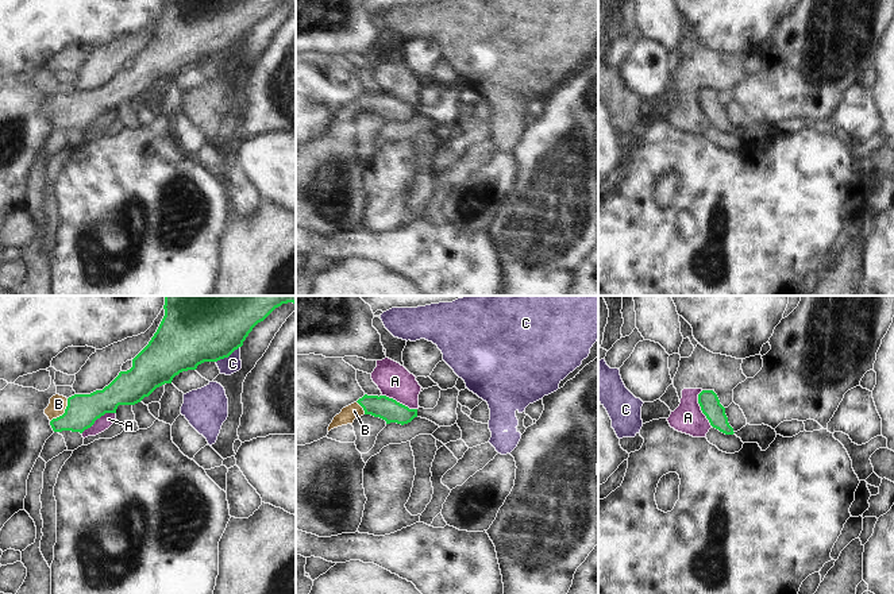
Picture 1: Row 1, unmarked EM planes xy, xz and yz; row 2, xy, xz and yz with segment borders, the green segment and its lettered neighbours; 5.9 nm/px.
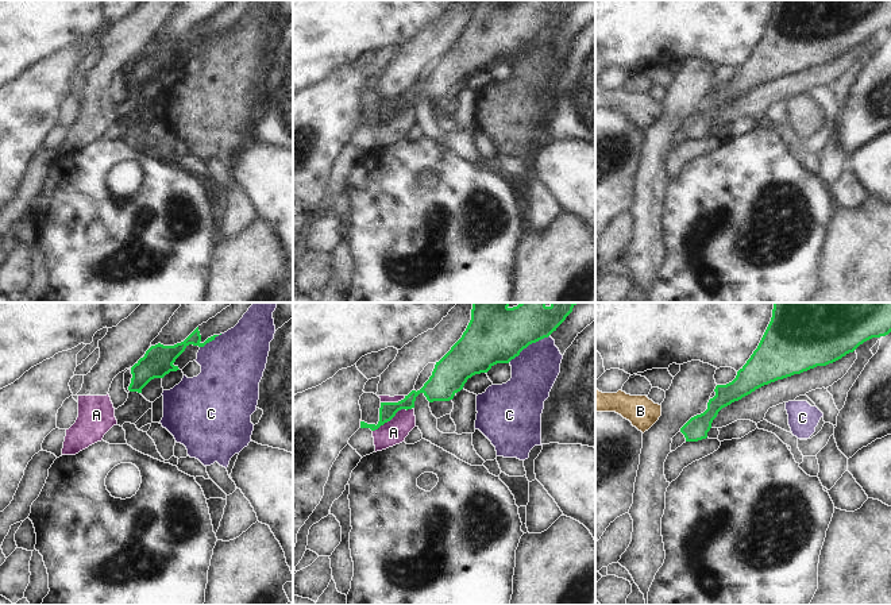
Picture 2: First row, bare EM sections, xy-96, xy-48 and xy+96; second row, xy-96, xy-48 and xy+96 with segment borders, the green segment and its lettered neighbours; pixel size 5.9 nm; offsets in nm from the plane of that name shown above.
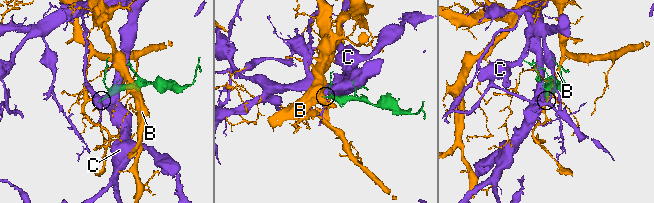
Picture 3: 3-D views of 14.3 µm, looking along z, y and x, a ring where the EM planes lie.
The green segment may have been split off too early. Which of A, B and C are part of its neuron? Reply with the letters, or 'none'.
B.

